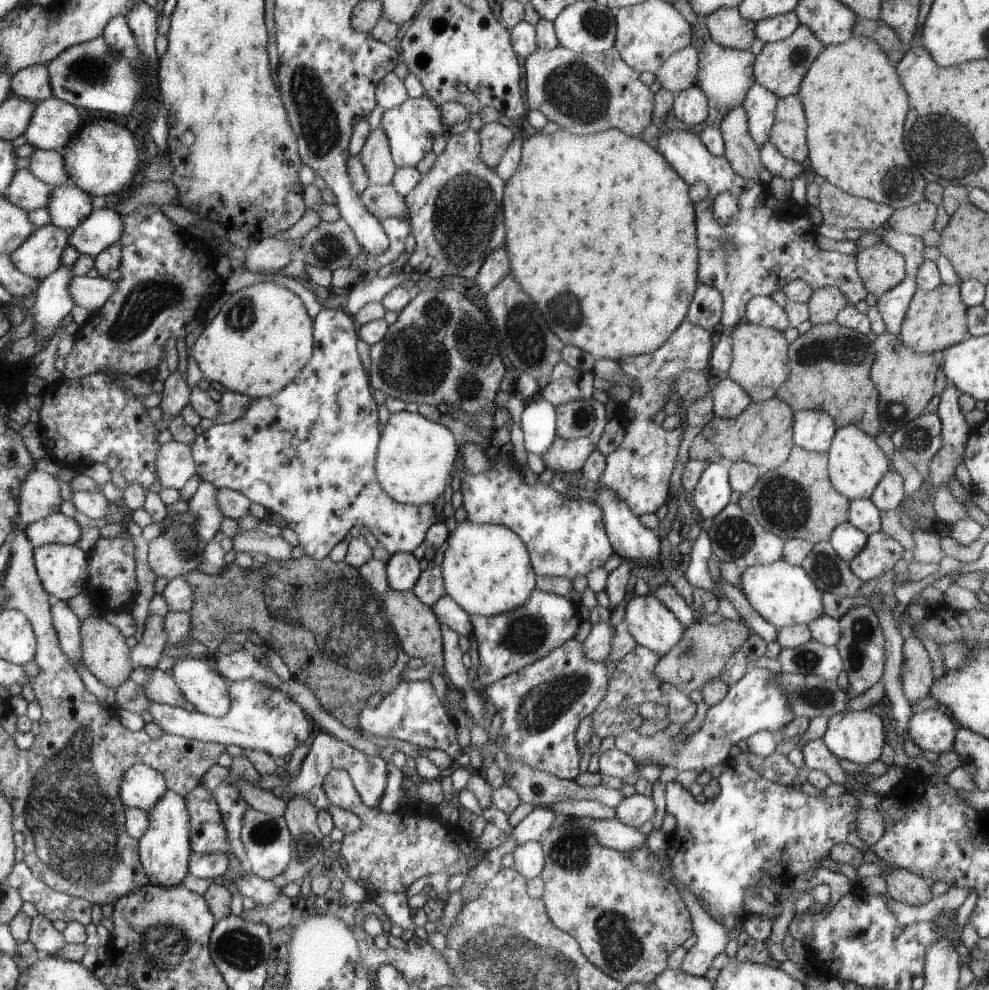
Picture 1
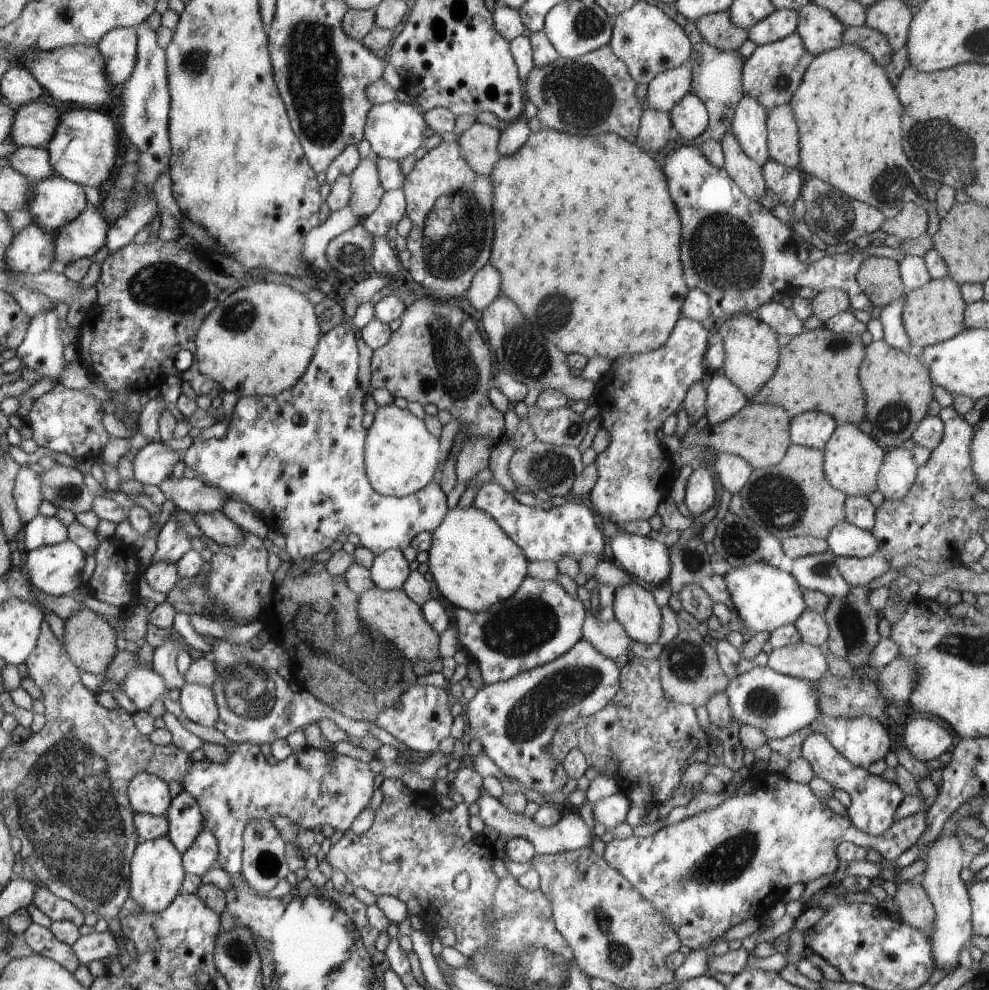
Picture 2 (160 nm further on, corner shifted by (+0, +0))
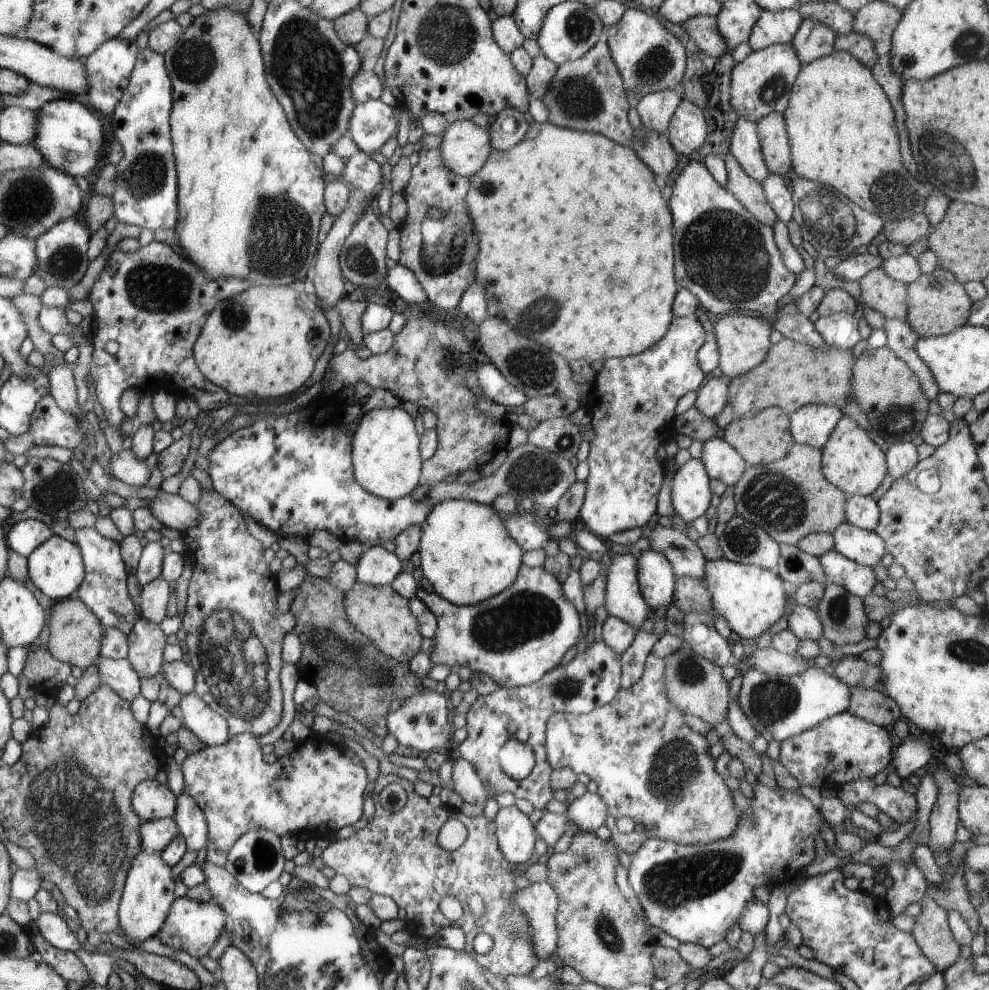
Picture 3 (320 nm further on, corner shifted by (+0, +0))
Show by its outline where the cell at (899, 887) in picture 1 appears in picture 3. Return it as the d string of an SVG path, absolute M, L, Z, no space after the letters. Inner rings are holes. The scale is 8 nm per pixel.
M927 896L920 904L922 914L915 919L912 933L922 954L935 966L935 972L943 973L959 959L962 948L948 927L948 911Z

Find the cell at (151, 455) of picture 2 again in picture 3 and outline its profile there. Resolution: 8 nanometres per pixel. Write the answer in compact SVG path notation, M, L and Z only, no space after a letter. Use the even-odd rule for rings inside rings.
M130 449L112 454L109 474L136 487L145 486L150 477L146 461L139 461Z

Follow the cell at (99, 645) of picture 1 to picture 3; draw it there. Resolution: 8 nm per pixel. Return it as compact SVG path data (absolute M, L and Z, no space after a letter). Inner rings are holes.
M71 596L54 601L50 610L48 628L50 635L46 648L60 662L87 669L100 655L100 638L102 638L100 619L78 597Z

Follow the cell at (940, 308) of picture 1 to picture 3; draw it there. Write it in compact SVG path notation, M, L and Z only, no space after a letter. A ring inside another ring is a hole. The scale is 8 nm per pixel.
M938 266L938 268L930 273L921 273L914 282L907 285L907 291L909 296L907 302L907 322L916 330L916 333L918 333L920 337L947 335L957 328L964 326L969 319L973 300L965 291L964 285L948 269Z

